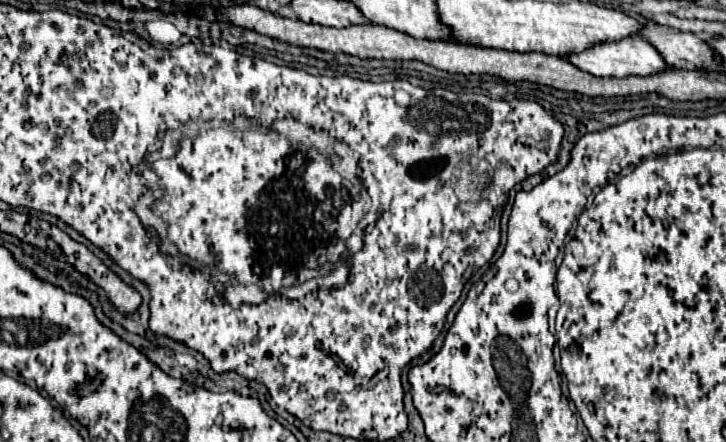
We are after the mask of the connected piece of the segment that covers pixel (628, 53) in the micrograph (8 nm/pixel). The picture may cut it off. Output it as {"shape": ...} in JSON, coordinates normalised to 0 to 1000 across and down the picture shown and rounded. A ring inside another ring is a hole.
{"shape":[[[860,86],[854,95],[837,95],[837,100],[821,100],[799,122],[782,127],[788,145],[796,154],[804,154],[804,163],[813,163],[818,172],[846,172],[846,176],[862,176],[862,172],[898,172],[909,167],[923,154],[917,136],[909,127],[909,118],[887,86]]]}

